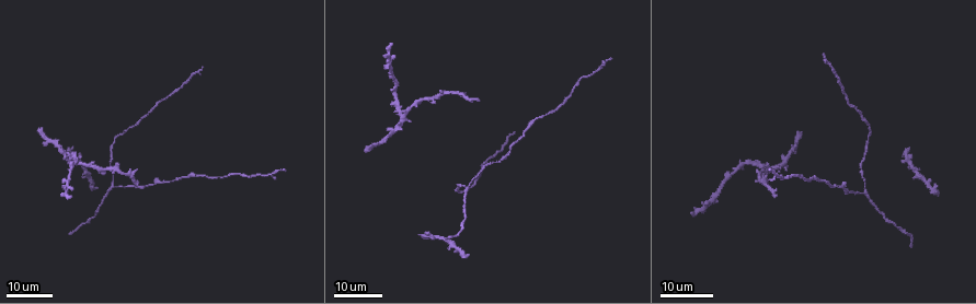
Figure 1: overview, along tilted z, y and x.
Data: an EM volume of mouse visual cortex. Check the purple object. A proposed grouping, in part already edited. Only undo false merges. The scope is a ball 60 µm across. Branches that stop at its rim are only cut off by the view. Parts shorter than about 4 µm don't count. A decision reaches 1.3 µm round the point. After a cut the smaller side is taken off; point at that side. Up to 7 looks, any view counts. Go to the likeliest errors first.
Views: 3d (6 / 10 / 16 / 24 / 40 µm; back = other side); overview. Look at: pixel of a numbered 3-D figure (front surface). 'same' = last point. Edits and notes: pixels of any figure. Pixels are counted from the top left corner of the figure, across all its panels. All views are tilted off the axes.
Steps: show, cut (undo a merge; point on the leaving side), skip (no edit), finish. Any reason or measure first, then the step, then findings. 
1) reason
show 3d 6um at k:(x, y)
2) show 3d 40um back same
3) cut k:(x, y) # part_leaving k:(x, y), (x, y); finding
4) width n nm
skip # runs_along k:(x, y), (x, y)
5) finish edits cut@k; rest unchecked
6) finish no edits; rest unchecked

three arms meet
show 3d 24um at 1:(864, 193)

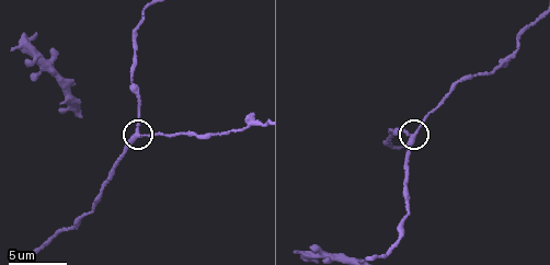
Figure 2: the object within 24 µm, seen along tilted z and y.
show 3d 6um at 2:(136, 131)

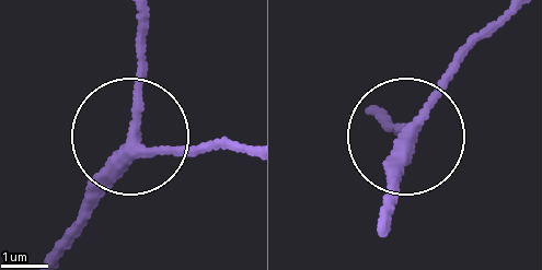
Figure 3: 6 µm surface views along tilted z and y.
width 250 nm
skip # all the same cell

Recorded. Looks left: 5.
show 3d 16um at 1:(401, 114)

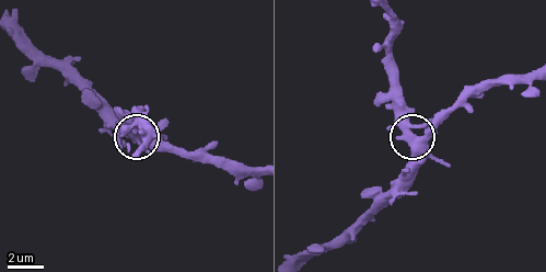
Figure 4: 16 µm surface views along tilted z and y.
show 3d 6um at 4:(411, 145)

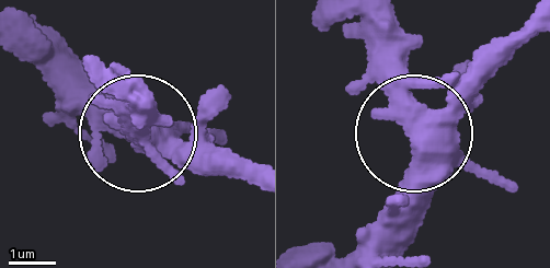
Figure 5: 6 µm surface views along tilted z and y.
side_arm 13 um
skip # continuous, no second cell

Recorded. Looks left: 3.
show 3d 16um at 2:(77, 223)

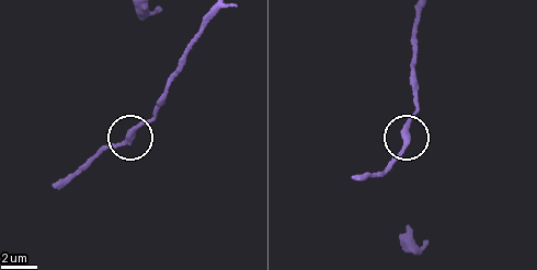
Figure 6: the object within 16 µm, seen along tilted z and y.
skip # runs_along 6:(210, 20), (194, 43), (158, 112), (130, 138), (90, 161); continuous, no second cell

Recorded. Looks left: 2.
finish no edits; rest unchecked

